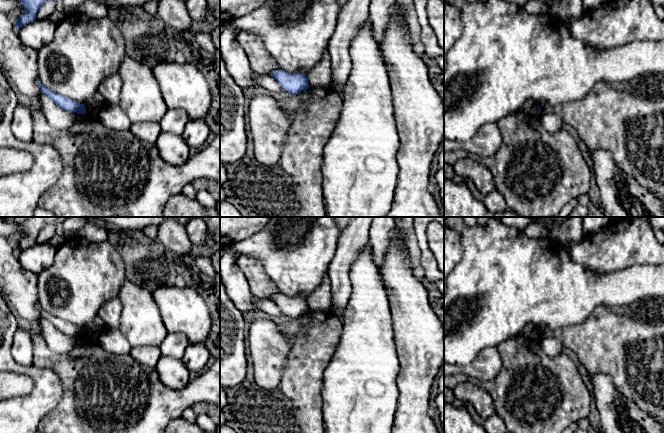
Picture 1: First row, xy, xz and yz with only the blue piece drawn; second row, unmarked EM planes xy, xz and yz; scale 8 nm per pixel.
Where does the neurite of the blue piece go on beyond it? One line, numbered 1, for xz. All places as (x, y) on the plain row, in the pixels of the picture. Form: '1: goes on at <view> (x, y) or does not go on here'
1: does not go on here

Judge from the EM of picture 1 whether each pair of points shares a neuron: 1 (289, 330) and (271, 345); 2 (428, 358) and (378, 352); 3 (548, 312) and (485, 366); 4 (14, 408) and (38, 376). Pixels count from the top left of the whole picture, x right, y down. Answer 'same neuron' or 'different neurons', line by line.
1: different neurons
2: different neurons
3: different neurons
4: same neuron

